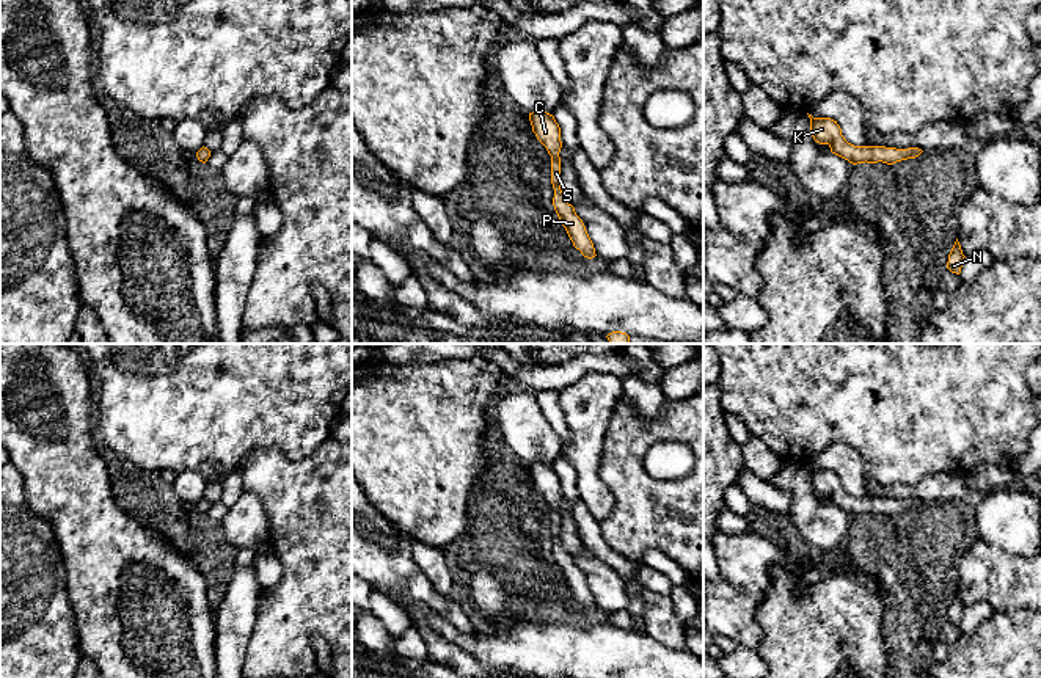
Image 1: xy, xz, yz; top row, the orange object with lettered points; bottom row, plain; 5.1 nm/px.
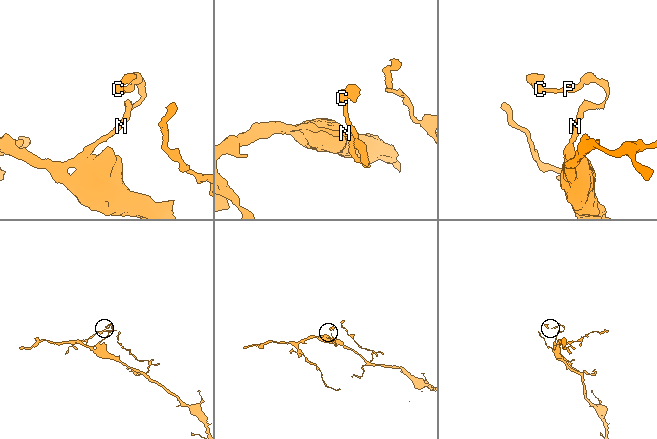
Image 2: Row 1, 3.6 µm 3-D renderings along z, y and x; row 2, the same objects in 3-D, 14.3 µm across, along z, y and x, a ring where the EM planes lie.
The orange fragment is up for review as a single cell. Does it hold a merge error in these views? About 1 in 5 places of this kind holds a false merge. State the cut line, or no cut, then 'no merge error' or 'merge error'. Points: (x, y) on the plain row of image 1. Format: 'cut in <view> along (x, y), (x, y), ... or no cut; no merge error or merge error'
no cut; no merge error

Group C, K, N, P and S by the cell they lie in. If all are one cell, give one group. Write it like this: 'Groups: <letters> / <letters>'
Groups: C K N P S

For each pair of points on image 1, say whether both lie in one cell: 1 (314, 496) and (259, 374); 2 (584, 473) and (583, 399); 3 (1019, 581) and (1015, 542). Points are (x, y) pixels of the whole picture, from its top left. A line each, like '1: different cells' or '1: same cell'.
1: different cells
2: same cell
3: different cells

